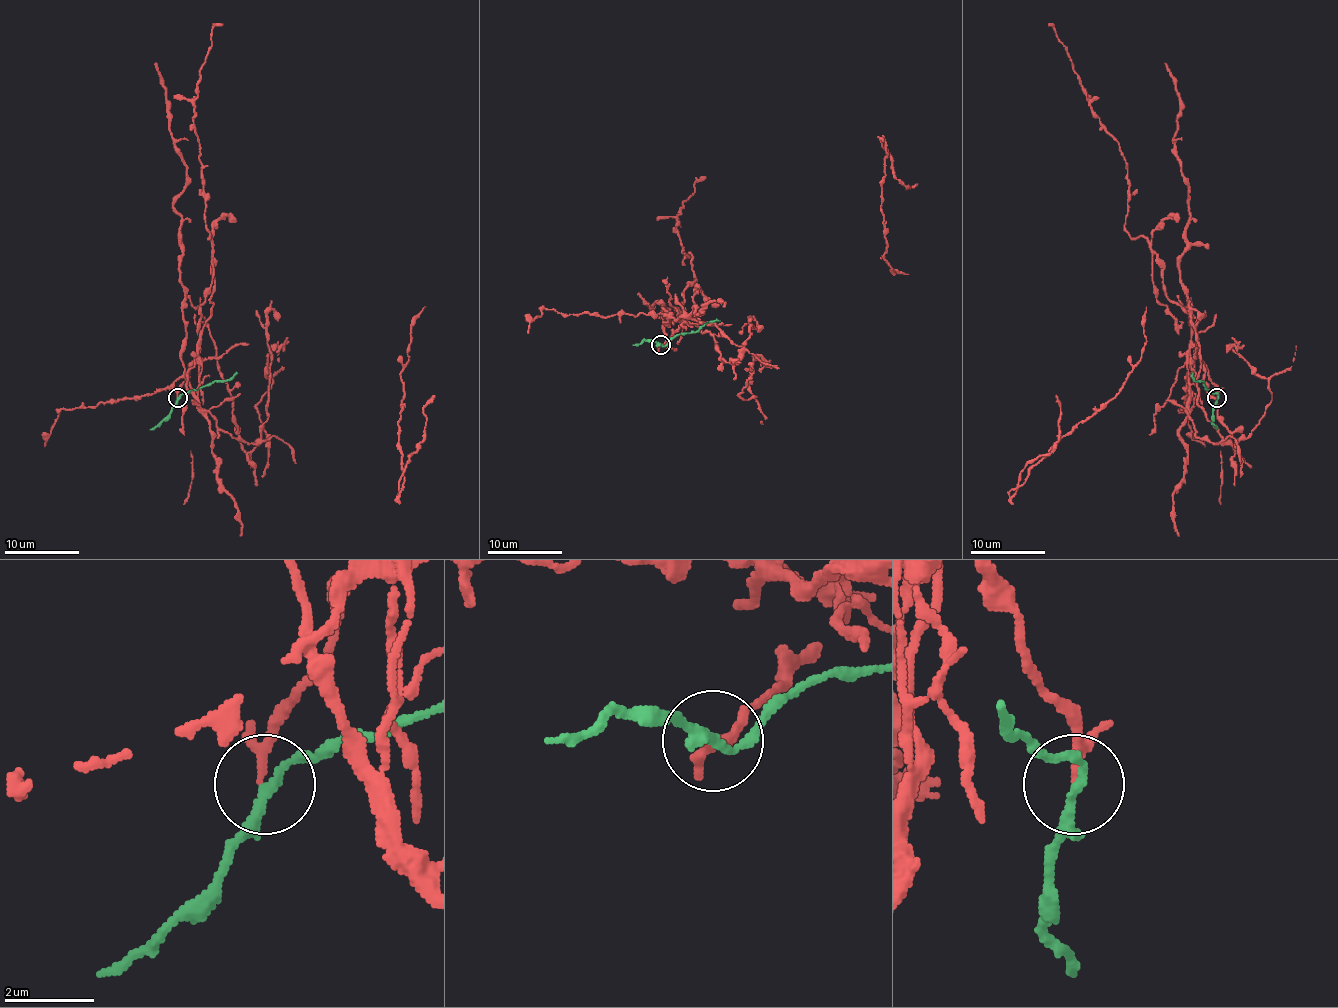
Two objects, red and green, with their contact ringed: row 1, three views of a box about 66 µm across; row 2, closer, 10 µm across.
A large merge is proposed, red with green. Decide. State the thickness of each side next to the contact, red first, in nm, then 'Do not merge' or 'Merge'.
Thickness 150 nm (red) against 190 nm. Do not merge

